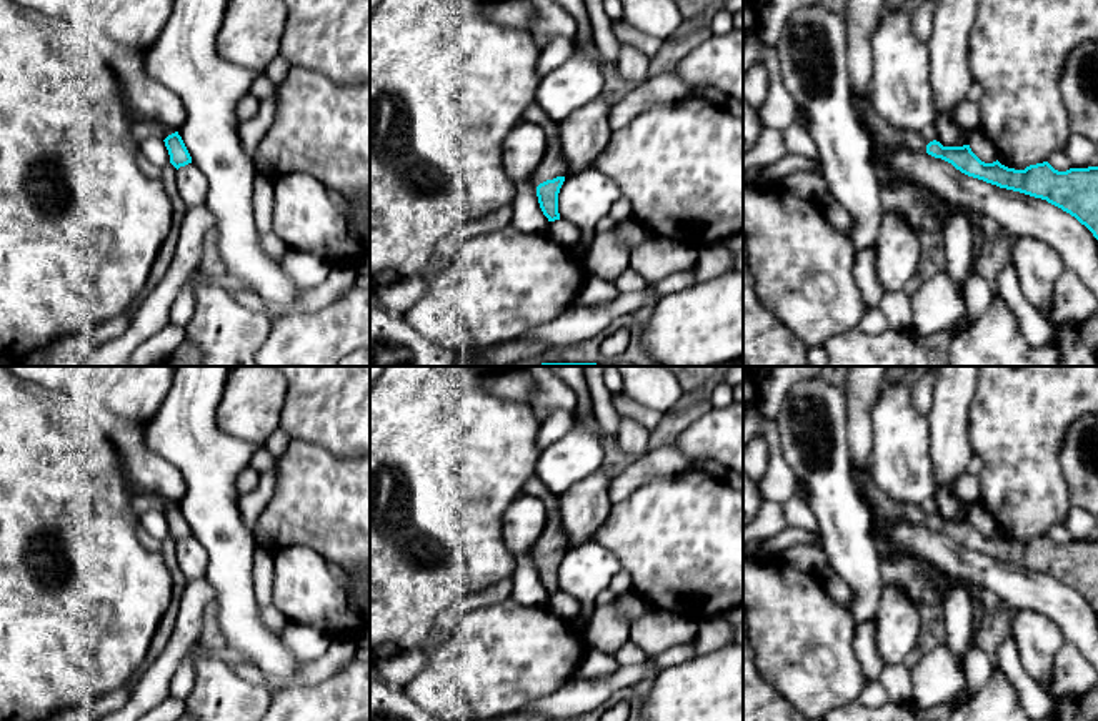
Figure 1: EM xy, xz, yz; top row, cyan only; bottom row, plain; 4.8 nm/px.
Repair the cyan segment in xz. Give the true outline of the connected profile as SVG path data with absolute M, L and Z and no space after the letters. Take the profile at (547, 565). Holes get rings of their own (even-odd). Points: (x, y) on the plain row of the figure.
M560 506L547 513L547 526L537 540L532 556L537 559L537 569L548 594L560 593L558 566L565 554L566 535L561 528Z

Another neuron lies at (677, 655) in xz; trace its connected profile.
M695 641L681 644L681 646L673 646L658 656L651 658L651 664L655 671L668 669L671 666L680 666L685 661L691 659L696 654L696 646Z

